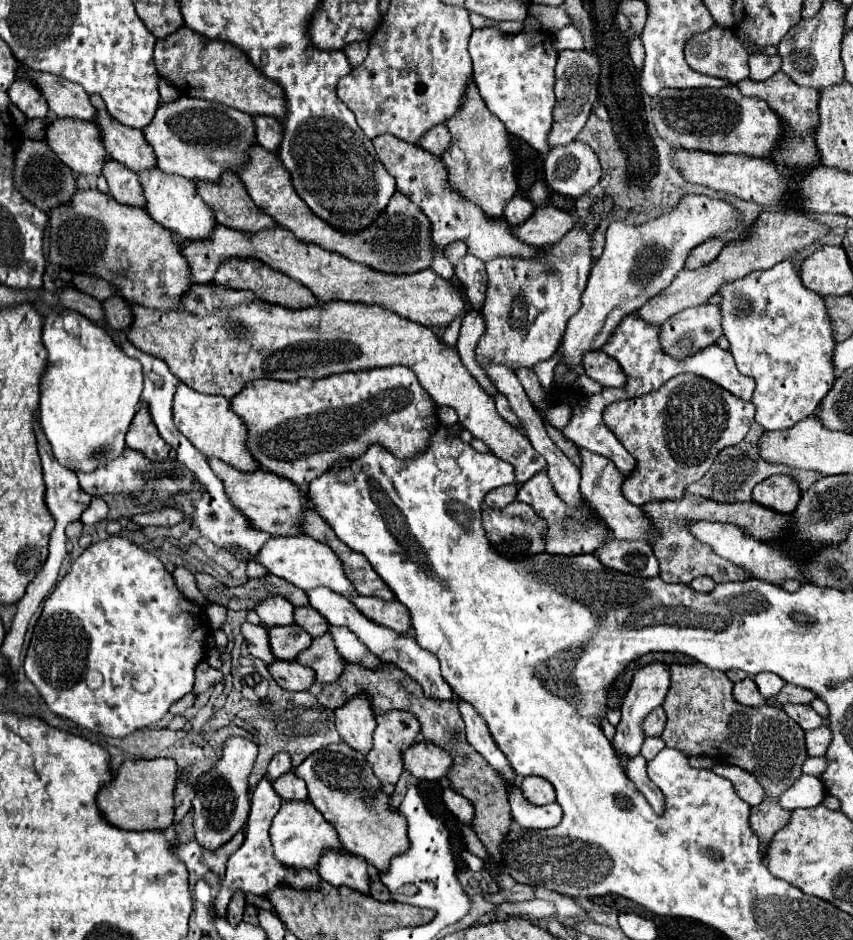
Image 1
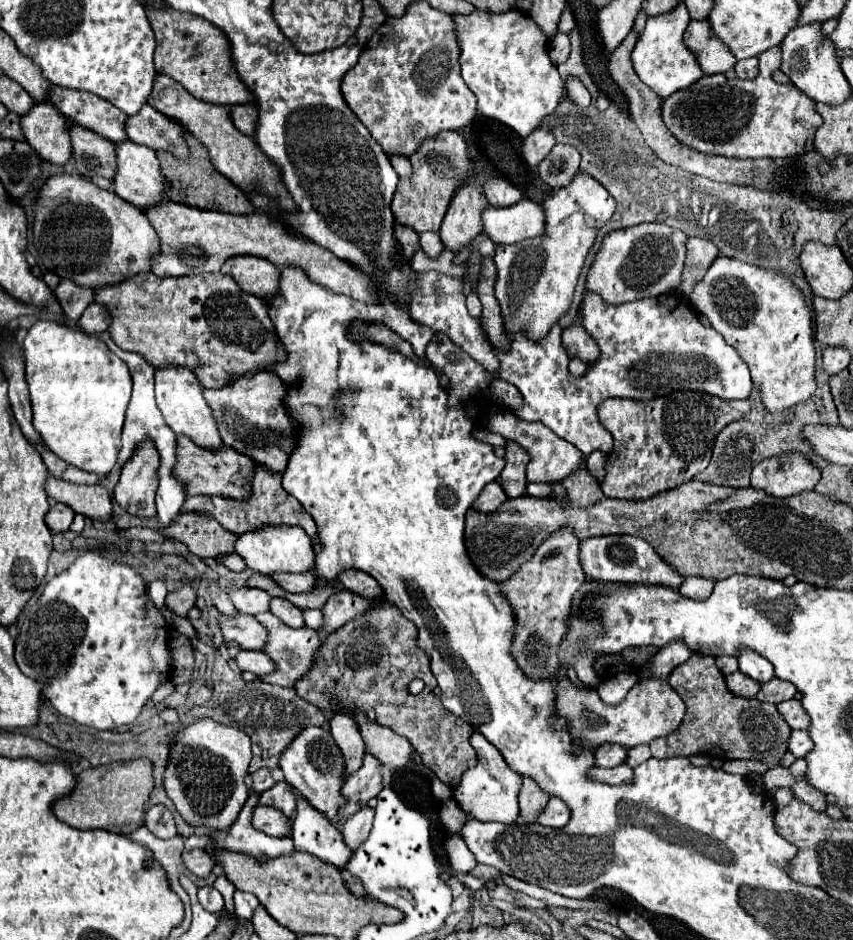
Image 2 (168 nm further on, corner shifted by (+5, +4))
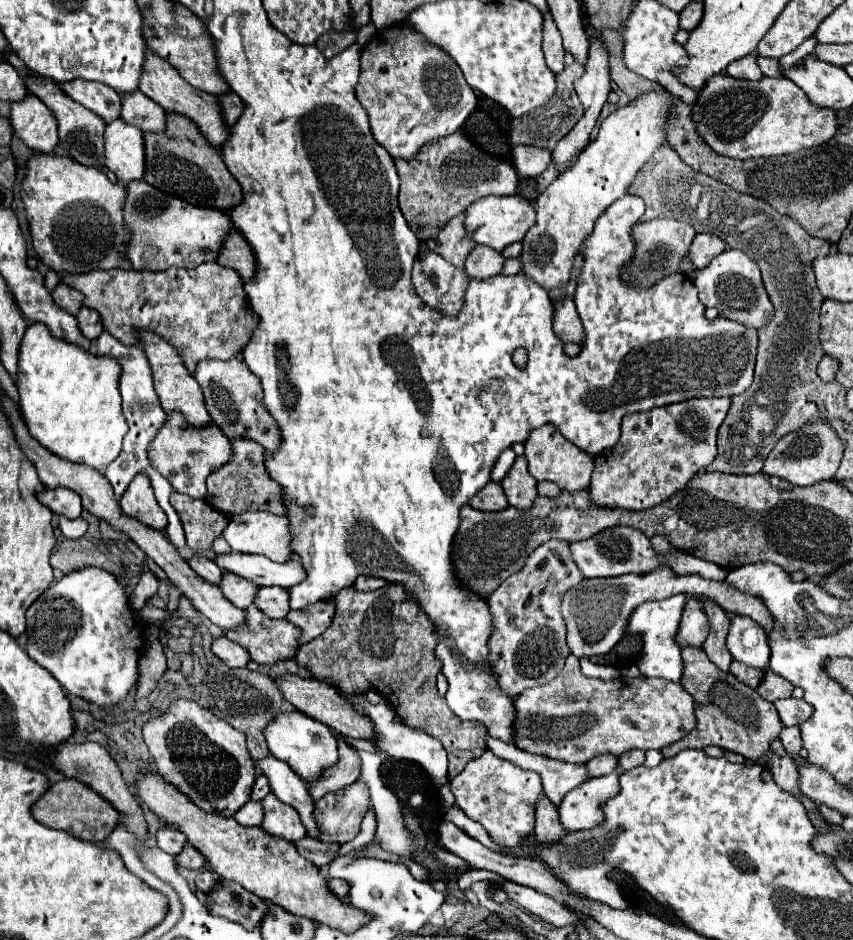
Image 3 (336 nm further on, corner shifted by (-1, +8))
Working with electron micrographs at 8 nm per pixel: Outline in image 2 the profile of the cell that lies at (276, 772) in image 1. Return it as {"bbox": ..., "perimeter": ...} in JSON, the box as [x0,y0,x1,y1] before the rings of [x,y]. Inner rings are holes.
{"bbox":[251,768,275,792],"perimeter":[[[259,768],[257,772],[251,774],[251,778],[253,778],[253,786],[251,788],[255,792],[265,792],[275,784],[275,780],[271,776],[271,768]]]}

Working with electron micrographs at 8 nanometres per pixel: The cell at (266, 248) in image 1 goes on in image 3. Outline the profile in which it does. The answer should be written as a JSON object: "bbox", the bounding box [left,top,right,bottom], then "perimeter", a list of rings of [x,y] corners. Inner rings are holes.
{"bbox":[123,180,233,270],"perimeter":[[[143,180],[127,184],[123,222],[129,230],[125,258],[131,260],[133,270],[167,270],[171,266],[195,268],[203,262],[211,262],[219,252],[219,244],[223,244],[227,228],[233,228],[227,212],[187,204]]]}

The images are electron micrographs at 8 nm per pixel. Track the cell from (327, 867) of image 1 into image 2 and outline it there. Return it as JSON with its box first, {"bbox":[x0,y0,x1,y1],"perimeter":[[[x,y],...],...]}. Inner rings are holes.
{"bbox":[293,798,353,868],"perimeter":[[[297,798],[297,814],[293,818],[293,842],[297,850],[307,852],[321,862],[337,868],[343,868],[353,856],[353,850],[345,844],[341,830],[337,830],[303,798]]]}

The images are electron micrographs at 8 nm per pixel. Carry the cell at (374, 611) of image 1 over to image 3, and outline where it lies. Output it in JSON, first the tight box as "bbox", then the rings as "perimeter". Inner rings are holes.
{"bbox":[287,600,335,646],"perimeter":[[[333,600],[313,604],[313,606],[307,606],[303,610],[291,610],[287,614],[287,620],[301,630],[301,636],[299,636],[297,644],[301,646],[305,642],[311,642],[319,634],[323,634],[331,624],[333,614],[335,614]]]}

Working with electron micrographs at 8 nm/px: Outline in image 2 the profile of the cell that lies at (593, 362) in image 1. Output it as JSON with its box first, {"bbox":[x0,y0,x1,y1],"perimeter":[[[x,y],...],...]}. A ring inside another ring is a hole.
{"bbox":[561,326,599,364],"perimeter":[[[569,326],[569,328],[565,328],[561,338],[563,338],[563,346],[565,346],[569,358],[579,358],[585,364],[593,364],[599,358],[599,346],[585,332],[583,326]]]}

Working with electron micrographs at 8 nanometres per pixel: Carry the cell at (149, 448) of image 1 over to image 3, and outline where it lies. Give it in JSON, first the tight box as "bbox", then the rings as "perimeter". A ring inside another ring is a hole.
{"bbox":[119,476,167,530],"perimeter":[[[135,476],[119,504],[125,516],[139,520],[153,530],[163,530],[167,526],[167,516],[163,516],[163,510],[155,504],[155,494],[151,492],[147,476]]]}

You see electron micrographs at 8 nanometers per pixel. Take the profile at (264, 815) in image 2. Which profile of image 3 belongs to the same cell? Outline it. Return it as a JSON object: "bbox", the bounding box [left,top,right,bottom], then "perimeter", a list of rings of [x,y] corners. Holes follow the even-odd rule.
{"bbox":[235,800,261,826],"perimeter":[[[249,800],[245,806],[241,806],[237,812],[235,812],[235,820],[241,824],[241,826],[259,826],[259,820],[261,820],[261,804],[255,804],[253,800]]]}

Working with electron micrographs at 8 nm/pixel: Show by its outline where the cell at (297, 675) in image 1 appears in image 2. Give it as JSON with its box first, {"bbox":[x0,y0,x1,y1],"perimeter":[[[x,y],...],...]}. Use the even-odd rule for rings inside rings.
{"bbox":[237,650,277,676],"perimeter":[[[241,650],[237,654],[237,664],[243,672],[253,672],[257,676],[271,674],[277,670],[277,664],[265,654],[265,652],[255,652],[255,650]]]}

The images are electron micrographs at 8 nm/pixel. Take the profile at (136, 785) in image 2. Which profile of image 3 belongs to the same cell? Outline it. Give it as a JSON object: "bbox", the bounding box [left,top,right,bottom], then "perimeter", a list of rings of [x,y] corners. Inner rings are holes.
{"bbox":[31,778,119,842],"perimeter":[[[73,778],[53,782],[47,792],[31,806],[31,814],[37,822],[53,830],[63,830],[85,842],[103,842],[119,822],[119,814],[111,808],[111,804],[107,804],[107,800],[103,800],[97,792],[91,792],[91,788]]]}

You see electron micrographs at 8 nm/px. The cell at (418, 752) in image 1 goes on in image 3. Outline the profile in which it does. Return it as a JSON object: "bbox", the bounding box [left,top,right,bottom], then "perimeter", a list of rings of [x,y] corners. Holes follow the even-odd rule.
{"bbox":[273,674,371,740],"perimeter":[[[283,674],[283,676],[275,676],[273,678],[275,686],[279,688],[279,692],[283,694],[283,698],[287,702],[291,702],[299,712],[331,726],[337,734],[347,734],[351,738],[363,738],[363,740],[369,740],[371,738],[371,726],[367,724],[367,718],[355,714],[355,710],[343,700],[341,692],[335,690],[333,686],[329,684],[323,684],[319,680],[305,680],[297,674]]]}

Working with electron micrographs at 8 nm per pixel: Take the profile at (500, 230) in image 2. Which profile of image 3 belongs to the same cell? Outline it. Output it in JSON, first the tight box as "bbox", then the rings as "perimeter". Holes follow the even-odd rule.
{"bbox":[465,194,535,250],"perimeter":[[[517,194],[515,196],[485,196],[481,200],[475,200],[465,210],[467,236],[475,244],[483,244],[493,250],[503,250],[505,246],[523,240],[523,236],[533,224],[535,224],[535,208]]]}

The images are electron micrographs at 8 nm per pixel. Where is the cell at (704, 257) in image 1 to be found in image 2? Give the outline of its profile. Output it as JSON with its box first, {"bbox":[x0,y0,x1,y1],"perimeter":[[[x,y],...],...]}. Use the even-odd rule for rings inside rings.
{"bbox":[677,238,719,298],"perimeter":[[[689,238],[687,240],[687,258],[685,258],[685,268],[681,276],[681,284],[677,288],[677,294],[683,298],[689,298],[691,290],[695,284],[705,276],[713,260],[719,256],[719,248],[709,242],[707,238]]]}

